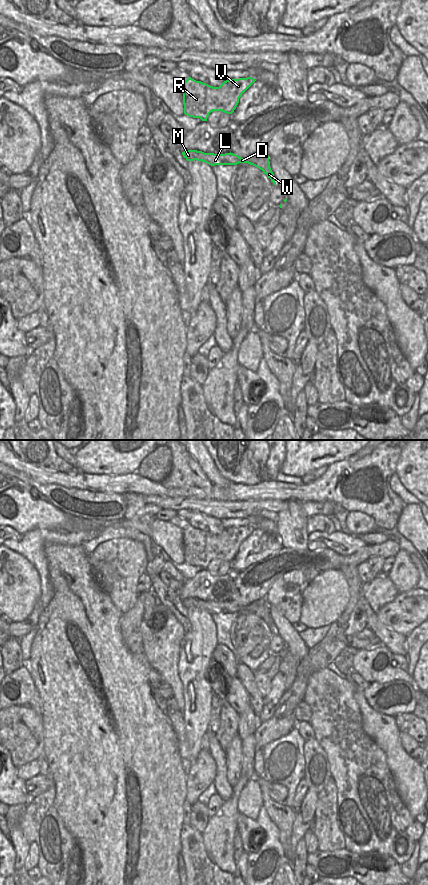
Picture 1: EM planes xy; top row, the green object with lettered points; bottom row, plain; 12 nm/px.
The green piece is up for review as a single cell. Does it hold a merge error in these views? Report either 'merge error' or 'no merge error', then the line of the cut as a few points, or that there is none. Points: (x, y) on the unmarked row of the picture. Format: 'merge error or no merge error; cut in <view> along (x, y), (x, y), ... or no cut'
merge error; cut in xy along (249, 604), (249, 608), (254, 613)

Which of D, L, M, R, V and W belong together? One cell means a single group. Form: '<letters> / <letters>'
D L M / R V W

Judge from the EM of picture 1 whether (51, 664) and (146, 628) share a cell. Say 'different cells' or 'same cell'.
different cells

